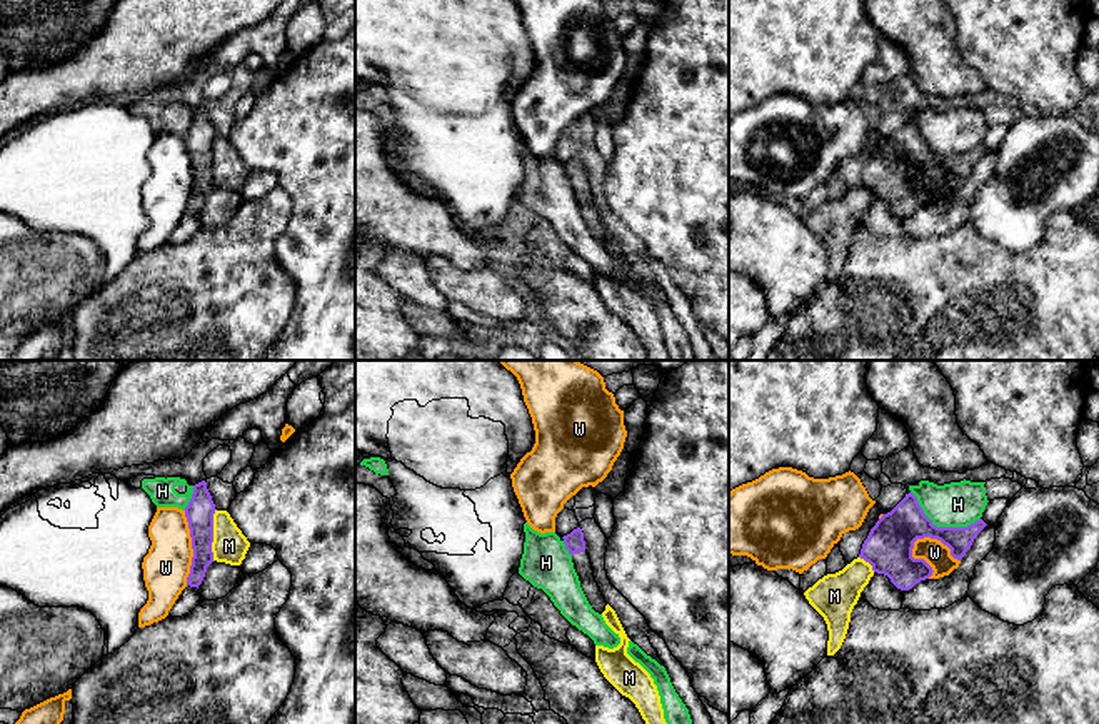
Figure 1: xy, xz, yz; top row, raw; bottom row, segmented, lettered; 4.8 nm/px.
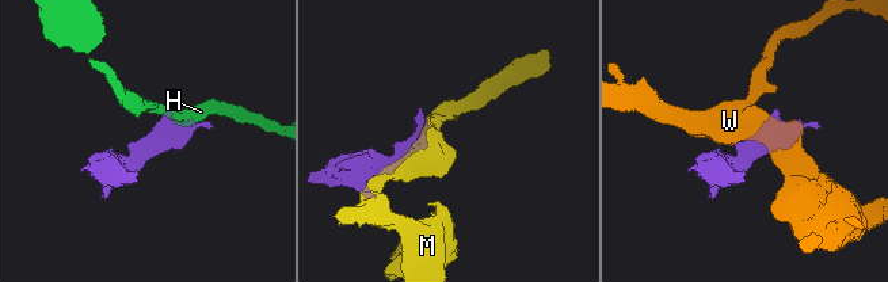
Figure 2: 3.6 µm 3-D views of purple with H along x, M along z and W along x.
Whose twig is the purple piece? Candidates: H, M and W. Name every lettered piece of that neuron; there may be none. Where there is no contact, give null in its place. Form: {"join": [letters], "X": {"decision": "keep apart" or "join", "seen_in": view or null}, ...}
{"join": [], "H": {"decision": "keep apart", "seen_in": "yz"}, "M": {"decision": "keep apart", "seen_in": "xy"}, "W": {"decision": "keep apart", "seen_in": "yz"}}

